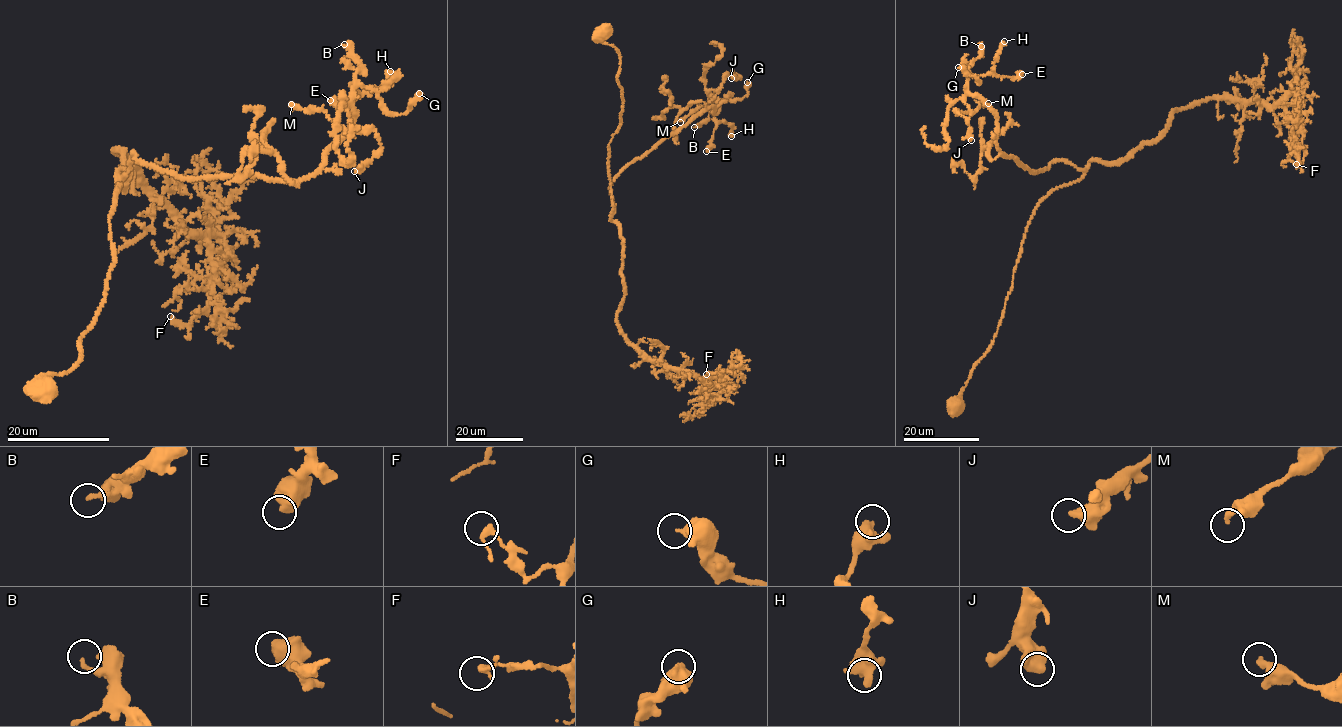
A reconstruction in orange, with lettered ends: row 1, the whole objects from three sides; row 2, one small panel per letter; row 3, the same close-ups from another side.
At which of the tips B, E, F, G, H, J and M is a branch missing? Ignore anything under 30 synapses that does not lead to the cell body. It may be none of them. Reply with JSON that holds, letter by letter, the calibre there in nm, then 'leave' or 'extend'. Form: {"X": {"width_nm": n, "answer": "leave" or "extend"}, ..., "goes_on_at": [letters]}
{"B": {"width_nm": 180, "answer": "leave"}, "E": {"width_nm": 650, "answer": "leave"}, "F": {"width_nm": 200, "answer": "leave"}, "G": {"width_nm": 380, "answer": "leave"}, "H": {"width_nm": 480, "answer": "leave"}, "J": {"width_nm": 550, "answer": "leave"}, "M": {"width_nm": 280, "answer": "leave"}, "goes_on_at": []}

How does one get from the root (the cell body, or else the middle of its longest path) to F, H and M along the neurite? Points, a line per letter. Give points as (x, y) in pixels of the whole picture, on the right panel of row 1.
F: (956, 407), (1036, 205), (1092, 159), (1125, 160), (1175, 111), (1227, 95), (1282, 101), (1302, 131), (1296, 164)
H: (956, 407), (1036, 205), (1085, 172), (1055, 160), (1034, 173), (999, 149), (967, 80), (992, 72), (1004, 41)
M: (956, 407), (1036, 205), (1085, 172), (1007, 156), (994, 113), (963, 97), (972, 112), (988, 103)

